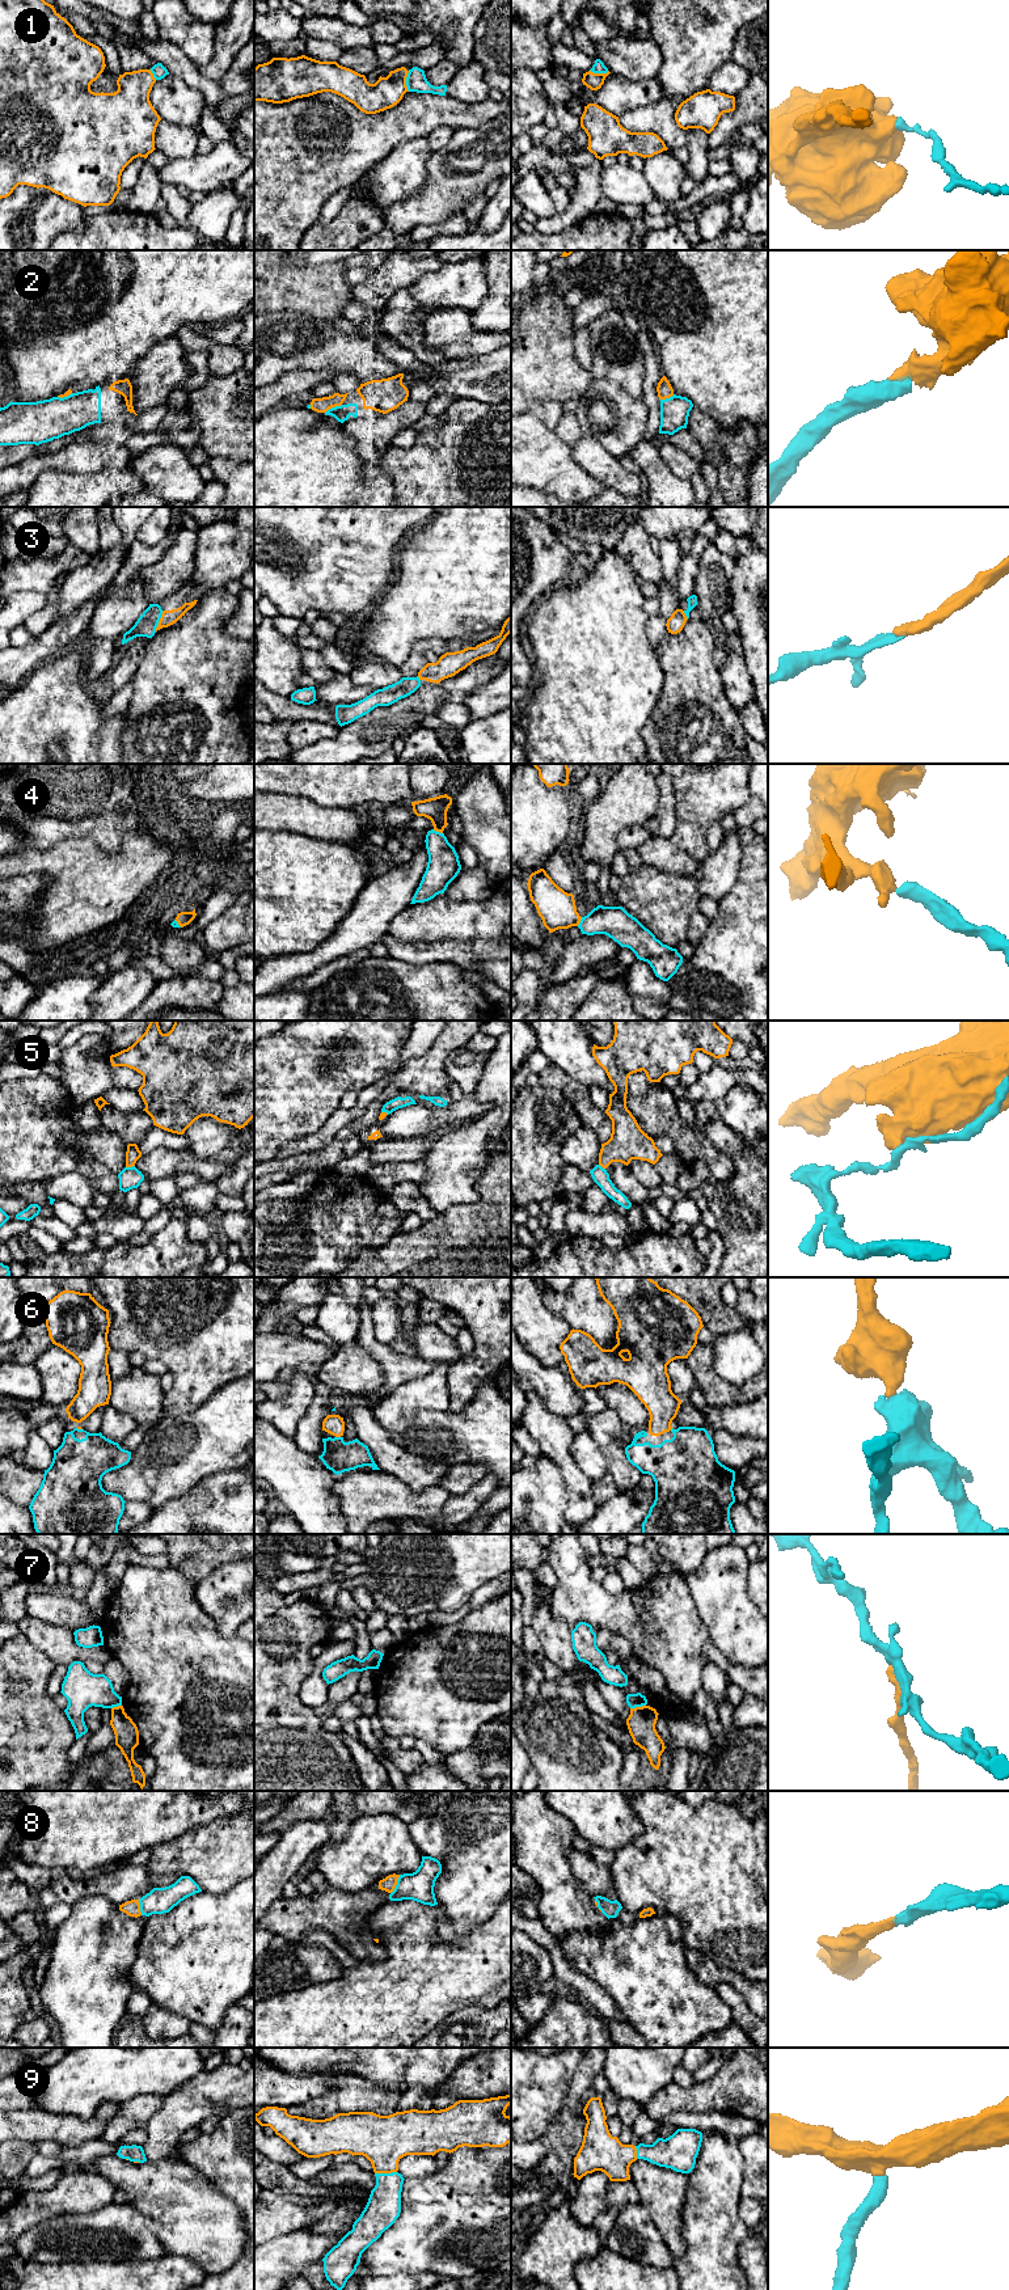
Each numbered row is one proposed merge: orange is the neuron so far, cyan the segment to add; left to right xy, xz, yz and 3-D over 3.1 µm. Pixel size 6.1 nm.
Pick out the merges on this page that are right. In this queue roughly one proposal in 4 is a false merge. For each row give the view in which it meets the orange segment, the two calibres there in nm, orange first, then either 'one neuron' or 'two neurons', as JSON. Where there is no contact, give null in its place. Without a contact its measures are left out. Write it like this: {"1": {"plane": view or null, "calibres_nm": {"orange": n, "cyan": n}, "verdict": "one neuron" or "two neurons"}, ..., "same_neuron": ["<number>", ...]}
{"1": {"plane": "xz", "calibres_nm": {"orange": 190, "cyan": 130}, "verdict": "two neurons"}, "2": {"plane": "xz", "calibres_nm": {"orange": 100, "cyan": 100}, "verdict": "one neuron"}, "3": {"plane": "xy", "calibres_nm": {"orange": 90, "cyan": 130}, "verdict": "one neuron"}, "4": {"plane": "xz", "calibres_nm": {"orange": 140, "cyan": 200}, "verdict": "one neuron"}, "5": {"plane": "xy", "calibres_nm": {"orange": 90, "cyan": 130}, "verdict": "two neurons"}, "6": {"plane": "xz", "calibres_nm": {"orange": 120, "cyan": 190}, "verdict": "one neuron"}, "7": {"plane": "yz", "calibres_nm": {"orange": 180, "cyan": 90}, "verdict": "two neurons"}, "8": {"plane": "xz", "calibres_nm": {"orange": 90, "cyan": 180}, "verdict": "one neuron"}, "9": {"plane": "xz", "calibres_nm": {"orange": 300, "cyan": 200}, "verdict": "one neuron"}, "same_neuron": ["2", "3", "4", "6", "8", "9"]}

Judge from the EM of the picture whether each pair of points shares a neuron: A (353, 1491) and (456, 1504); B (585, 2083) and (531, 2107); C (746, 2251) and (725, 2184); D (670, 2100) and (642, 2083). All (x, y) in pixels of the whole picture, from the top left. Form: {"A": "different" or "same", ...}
{"A": "different", "B": "different", "C": "different", "D": "different"}

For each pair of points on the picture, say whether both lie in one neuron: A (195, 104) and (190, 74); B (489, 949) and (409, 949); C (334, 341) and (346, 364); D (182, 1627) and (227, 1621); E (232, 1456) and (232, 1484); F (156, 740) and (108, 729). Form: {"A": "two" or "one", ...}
{"A": "two", "B": "one", "C": "one", "D": "two", "E": "two", "F": "two"}

